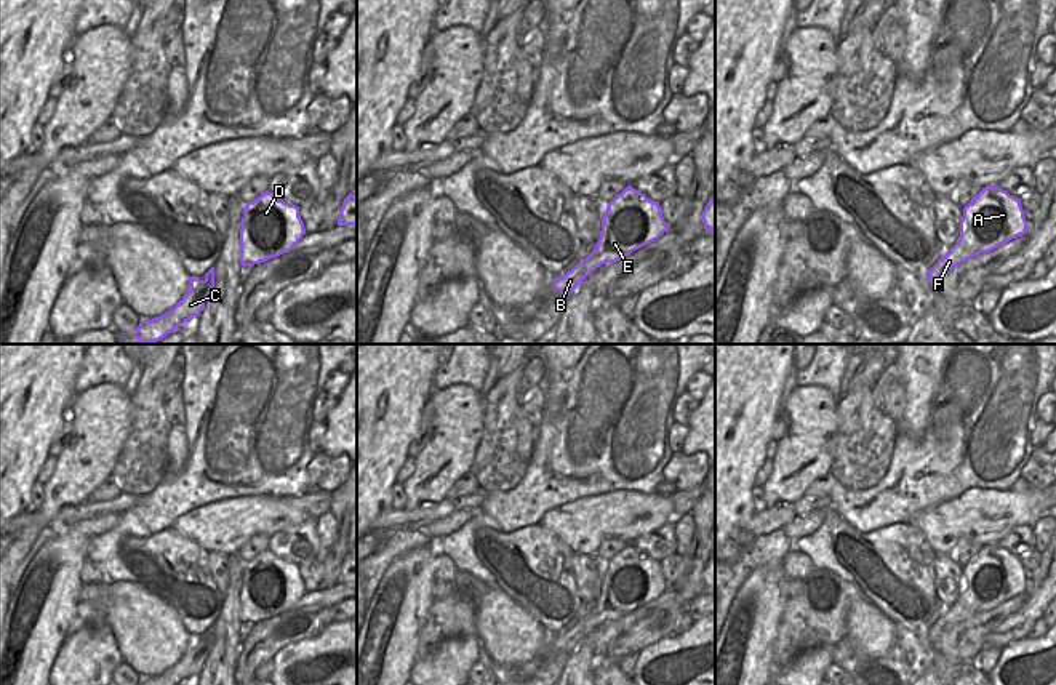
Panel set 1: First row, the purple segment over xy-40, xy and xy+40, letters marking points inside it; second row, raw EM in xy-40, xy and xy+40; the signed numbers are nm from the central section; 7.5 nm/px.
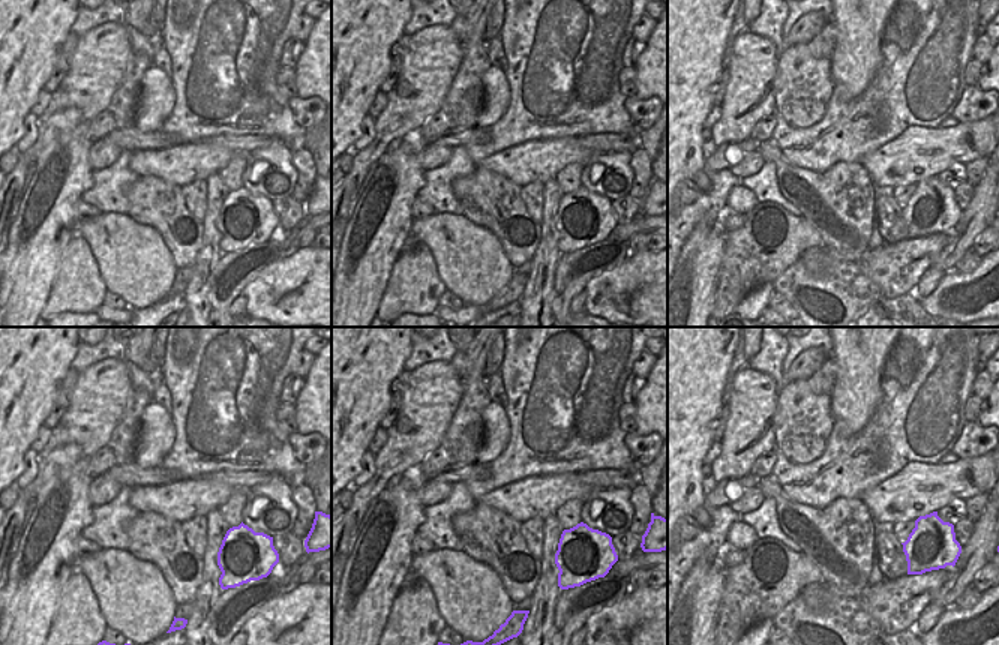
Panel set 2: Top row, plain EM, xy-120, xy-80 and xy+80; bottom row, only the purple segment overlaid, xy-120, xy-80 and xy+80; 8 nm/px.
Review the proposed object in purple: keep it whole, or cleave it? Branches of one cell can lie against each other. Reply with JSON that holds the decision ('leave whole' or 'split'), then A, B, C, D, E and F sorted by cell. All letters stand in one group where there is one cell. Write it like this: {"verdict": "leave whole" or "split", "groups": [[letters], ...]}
{"verdict": "leave whole", "groups": [["A", "B", "C", "D", "E", "F"]]}

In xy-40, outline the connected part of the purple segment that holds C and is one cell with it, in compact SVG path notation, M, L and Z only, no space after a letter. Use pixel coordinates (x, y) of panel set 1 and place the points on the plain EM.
M211 626L205 637L190 635L190 645L182 658L168 671L152 679L142 679L139 685L181 685L192 675L198 675L205 661L214 645L214 626Z

